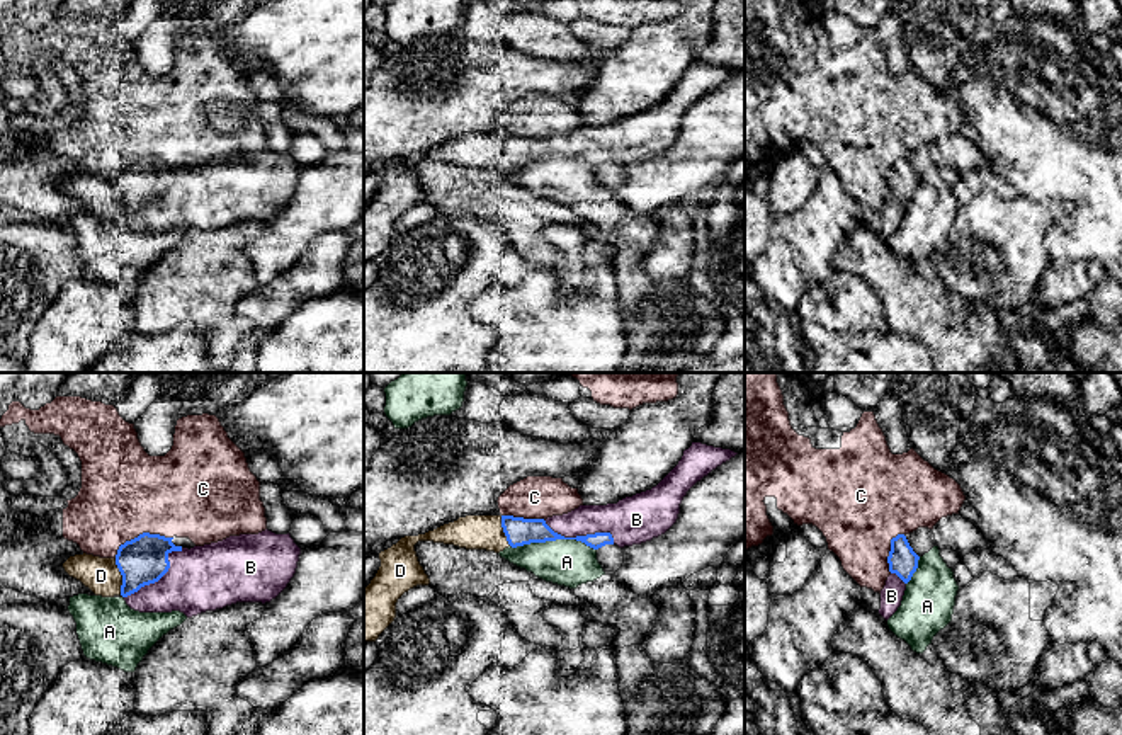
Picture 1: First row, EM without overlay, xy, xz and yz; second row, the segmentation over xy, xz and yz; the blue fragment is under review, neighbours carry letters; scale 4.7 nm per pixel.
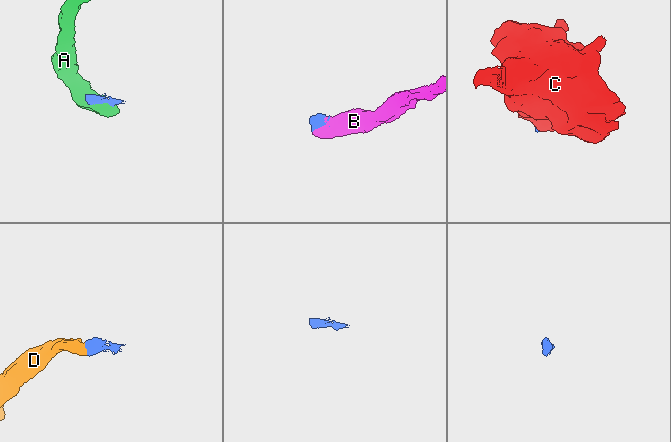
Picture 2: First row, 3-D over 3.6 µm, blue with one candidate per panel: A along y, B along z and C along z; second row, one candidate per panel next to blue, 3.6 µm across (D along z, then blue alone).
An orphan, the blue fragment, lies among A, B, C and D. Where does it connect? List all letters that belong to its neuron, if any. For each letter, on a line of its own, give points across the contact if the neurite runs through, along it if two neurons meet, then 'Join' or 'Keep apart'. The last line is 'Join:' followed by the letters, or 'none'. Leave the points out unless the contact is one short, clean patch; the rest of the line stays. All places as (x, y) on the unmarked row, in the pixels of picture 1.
A: Keep apart
B: Join
C: Keep apart
D: Join
Join: B, D

